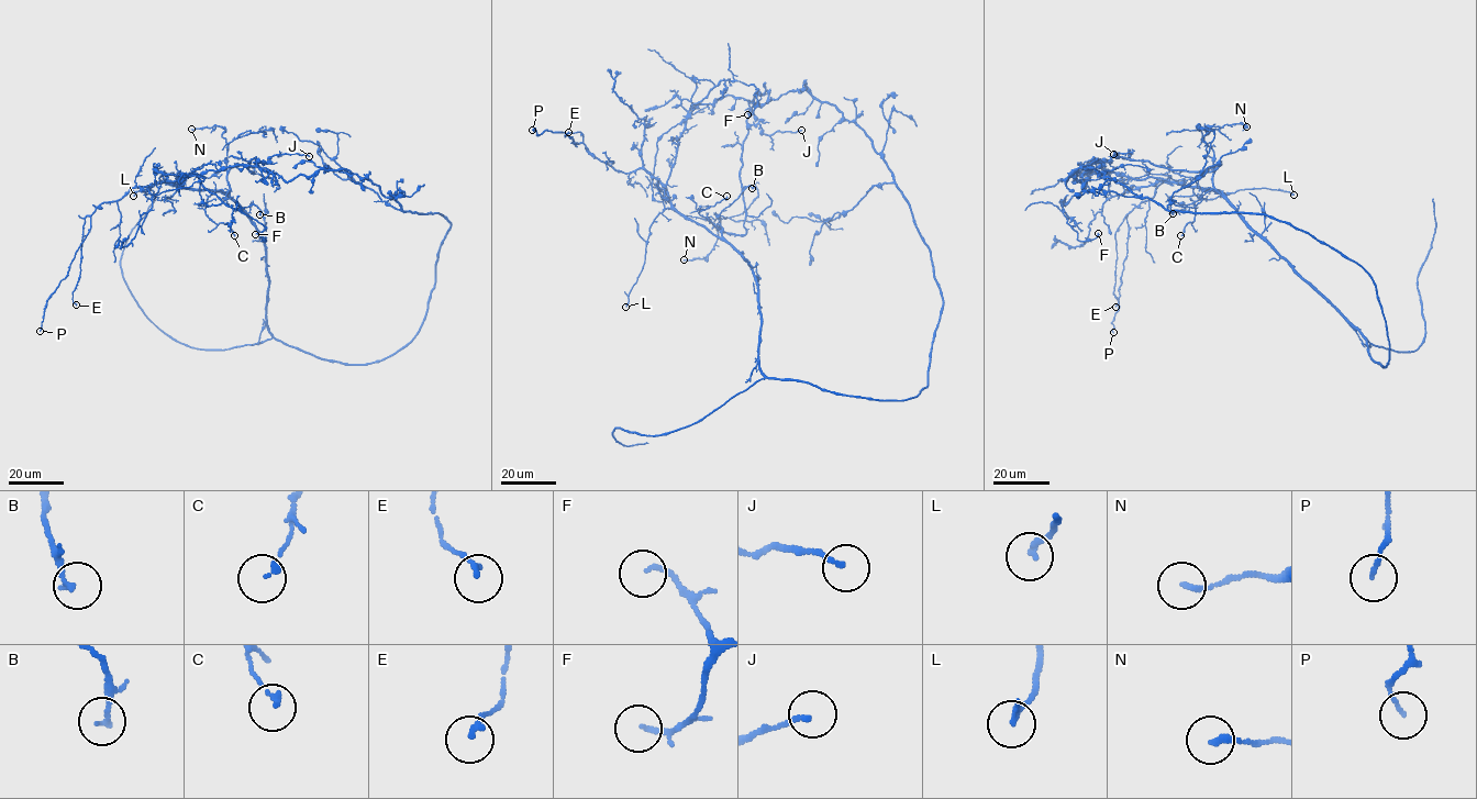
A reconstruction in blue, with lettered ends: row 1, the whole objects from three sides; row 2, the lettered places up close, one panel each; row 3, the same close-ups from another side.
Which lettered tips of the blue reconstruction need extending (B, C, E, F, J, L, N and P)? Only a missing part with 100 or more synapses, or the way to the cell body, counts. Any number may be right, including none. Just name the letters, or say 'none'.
none

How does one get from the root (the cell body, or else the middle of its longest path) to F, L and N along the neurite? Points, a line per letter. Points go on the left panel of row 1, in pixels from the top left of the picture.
F: (418, 330), (365, 364), (277, 341), (261, 232), (226, 196), (174, 181), (196, 174), (265, 241), (255, 234)
L: (418, 330), (365, 364), (288, 346), (267, 326), (265, 242), (231, 199), (190, 189), (133, 196)
N: (418, 330), (365, 364), (277, 341), (266, 317), (266, 245), (230, 196), (225, 128), (191, 129)

